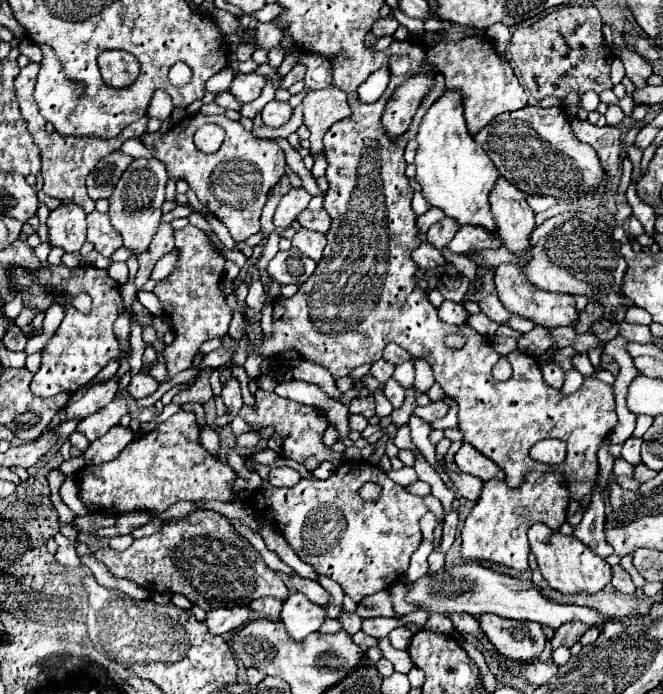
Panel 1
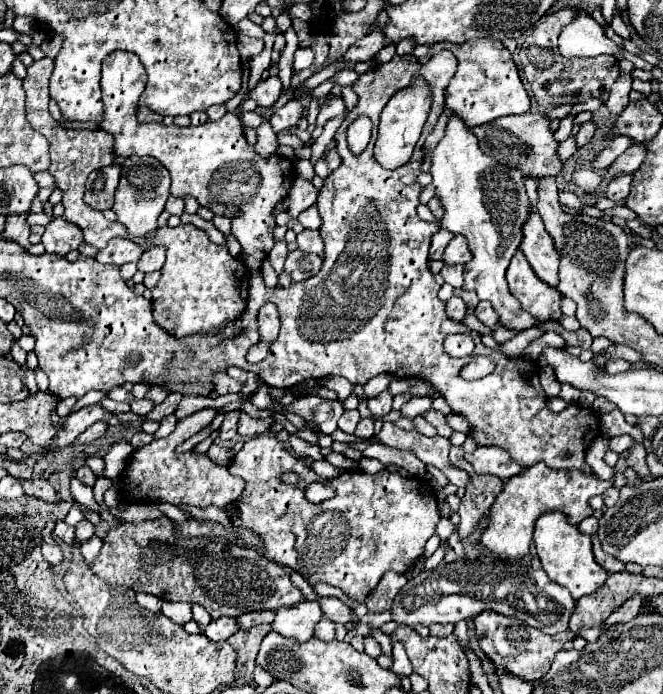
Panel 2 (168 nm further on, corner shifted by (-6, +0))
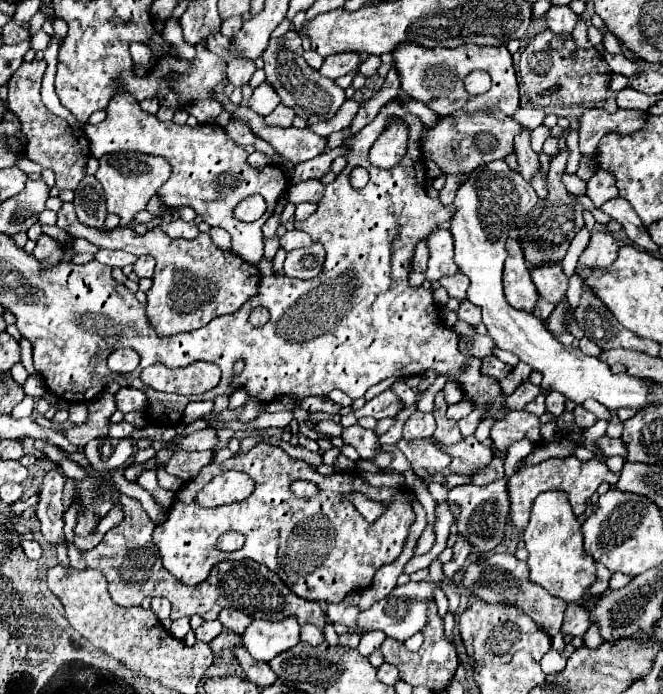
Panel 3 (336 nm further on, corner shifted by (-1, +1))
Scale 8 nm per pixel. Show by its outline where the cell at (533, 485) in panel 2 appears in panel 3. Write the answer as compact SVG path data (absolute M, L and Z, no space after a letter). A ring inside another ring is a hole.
M565 457L565 459L547 459L539 465L525 465L521 469L517 469L513 473L513 477L509 479L509 499L511 499L511 521L517 529L525 529L527 527L527 521L529 521L529 515L531 515L531 505L533 505L533 499L543 493L543 491L549 491L549 489L559 489L559 491L565 491L569 495L569 501L571 501L571 507L573 507L573 513L575 515L581 515L585 513L587 509L587 501L591 499L591 495L597 491L597 487L601 483L609 483L609 485L615 485L619 479L619 475L611 473L607 469L607 465L593 457L589 461L581 461L577 457Z

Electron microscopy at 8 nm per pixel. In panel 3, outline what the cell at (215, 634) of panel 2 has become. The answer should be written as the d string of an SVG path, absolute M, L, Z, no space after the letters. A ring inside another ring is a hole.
M205 621L205 623L203 623L201 627L197 627L193 633L195 633L197 641L209 643L209 641L213 641L221 631L223 631L223 625L221 625L221 623L217 623L217 621Z

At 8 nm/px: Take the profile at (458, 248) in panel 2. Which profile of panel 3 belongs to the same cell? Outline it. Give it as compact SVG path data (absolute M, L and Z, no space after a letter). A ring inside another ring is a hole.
M435 229L427 239L429 247L429 267L425 271L425 279L429 283L437 283L441 277L453 275L459 267L453 261L453 235L447 229Z

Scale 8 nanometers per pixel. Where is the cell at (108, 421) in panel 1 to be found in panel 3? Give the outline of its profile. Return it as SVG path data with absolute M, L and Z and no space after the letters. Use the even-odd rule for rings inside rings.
M104 391L94 400L88 403L89 417L88 420L79 425L71 427L65 431L65 437L77 445L85 447L91 439L105 439L109 435L109 419L117 410L114 395Z

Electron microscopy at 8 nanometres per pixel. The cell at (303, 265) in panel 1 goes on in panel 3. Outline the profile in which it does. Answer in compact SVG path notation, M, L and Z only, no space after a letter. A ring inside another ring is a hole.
M311 243L309 247L293 249L287 253L283 273L295 279L313 279L321 273L325 261L325 249L321 243Z

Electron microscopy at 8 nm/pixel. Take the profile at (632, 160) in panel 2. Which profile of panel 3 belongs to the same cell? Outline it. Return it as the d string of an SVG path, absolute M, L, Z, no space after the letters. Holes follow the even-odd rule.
M597 171L589 181L587 181L587 193L585 193L593 205L599 209L601 203L607 203L609 199L617 197L617 187L615 187L615 177L605 171Z

